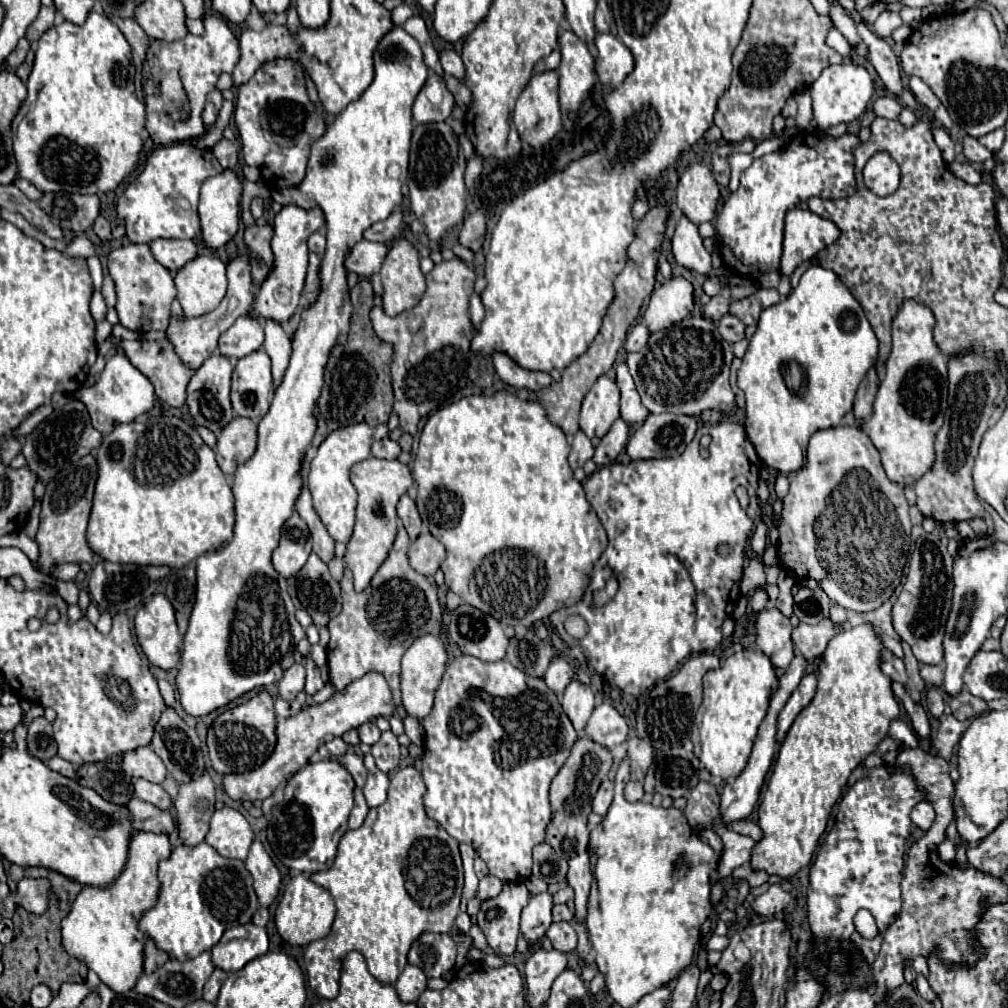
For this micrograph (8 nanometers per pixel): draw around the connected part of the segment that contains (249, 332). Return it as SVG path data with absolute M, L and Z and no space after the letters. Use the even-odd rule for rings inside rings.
M239 317L221 337L219 353L227 359L241 359L263 345L263 325L251 317Z

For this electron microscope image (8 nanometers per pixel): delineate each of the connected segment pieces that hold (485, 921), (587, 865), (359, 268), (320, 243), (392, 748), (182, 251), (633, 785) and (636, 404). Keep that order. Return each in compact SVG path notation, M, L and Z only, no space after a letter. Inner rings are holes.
M505 883L503 891L497 897L481 901L477 923L483 929L489 947L497 955L513 955L515 953L515 945L517 945L517 937L519 937L519 913L527 905L527 901L529 901L529 891L527 891L525 883Z
M587 849L569 859L567 883L575 891L575 917L581 919L581 921L587 915L587 895L589 895L589 887L591 887L591 881L593 881L591 855L593 855L593 849Z
M359 241L351 249L351 255L347 257L347 271L355 271L357 275L369 277L381 269L381 265L387 257L387 251L389 251L387 243Z
M315 231L315 233L309 237L307 245L309 245L309 251L311 251L311 253L315 253L317 257L321 257L321 255L325 253L325 245L327 245L327 241L325 241L325 237L323 237L319 231Z
M385 731L381 739L371 747L371 755L375 757L377 767L383 773L393 773L399 767L399 741L391 731Z
M155 239L149 243L153 257L171 273L179 271L185 263L197 257L197 245L191 239Z
M629 781L625 787L625 799L627 801L641 801L643 799L643 783Z
M619 363L615 369L617 369L617 385L621 389L621 419L625 419L627 423L641 425L649 413L639 399L639 393L635 389L633 377L629 375L627 363Z

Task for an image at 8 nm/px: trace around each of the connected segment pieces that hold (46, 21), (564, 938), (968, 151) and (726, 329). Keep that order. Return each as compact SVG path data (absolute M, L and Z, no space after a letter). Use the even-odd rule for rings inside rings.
M41 7L39 17L29 25L25 37L29 41L37 41L53 25L53 19L55 19L55 7Z
M567 921L553 923L547 931L547 937L553 943L553 947L561 953L571 953L577 947L577 933Z
M965 137L963 139L963 155L971 161L971 163L985 163L987 159L991 159L991 151L987 147L983 147L975 137Z
M725 315L721 321L719 321L719 333L725 341L729 343L735 343L735 341L741 341L745 339L745 323L739 321L737 317L733 315Z

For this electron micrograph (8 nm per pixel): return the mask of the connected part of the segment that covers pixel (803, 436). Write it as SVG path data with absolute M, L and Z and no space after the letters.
M809 267L785 301L761 311L757 331L749 339L747 353L737 371L737 387L745 393L747 437L769 467L781 473L793 473L803 467L809 437L819 429L837 427L843 415L853 409L857 389L877 361L877 345L861 303L825 267Z

